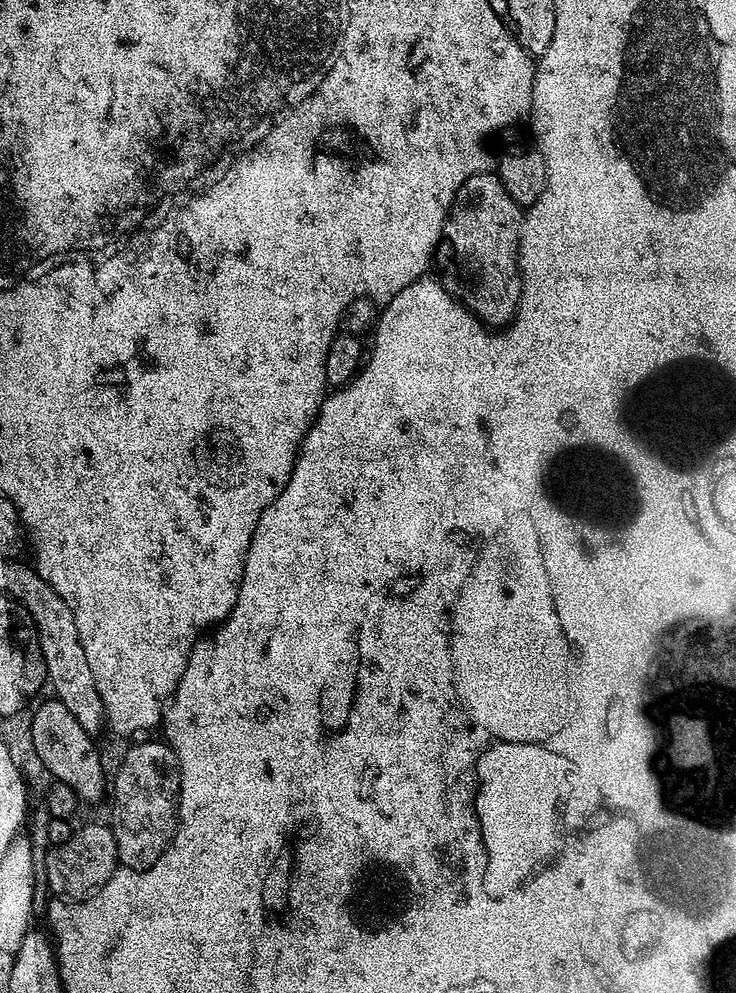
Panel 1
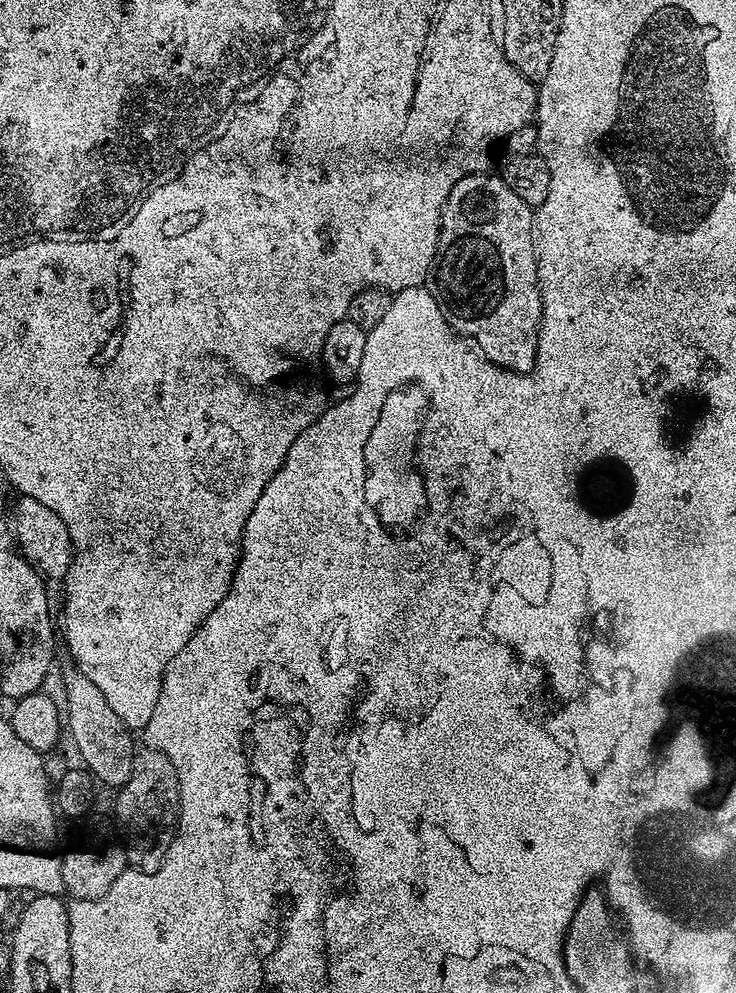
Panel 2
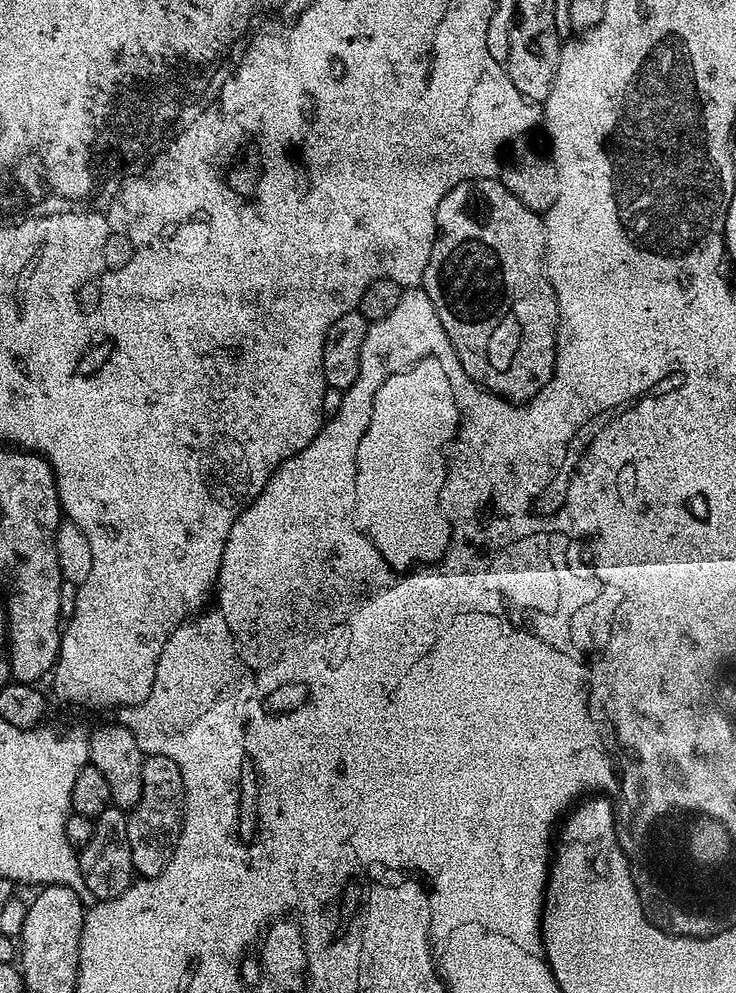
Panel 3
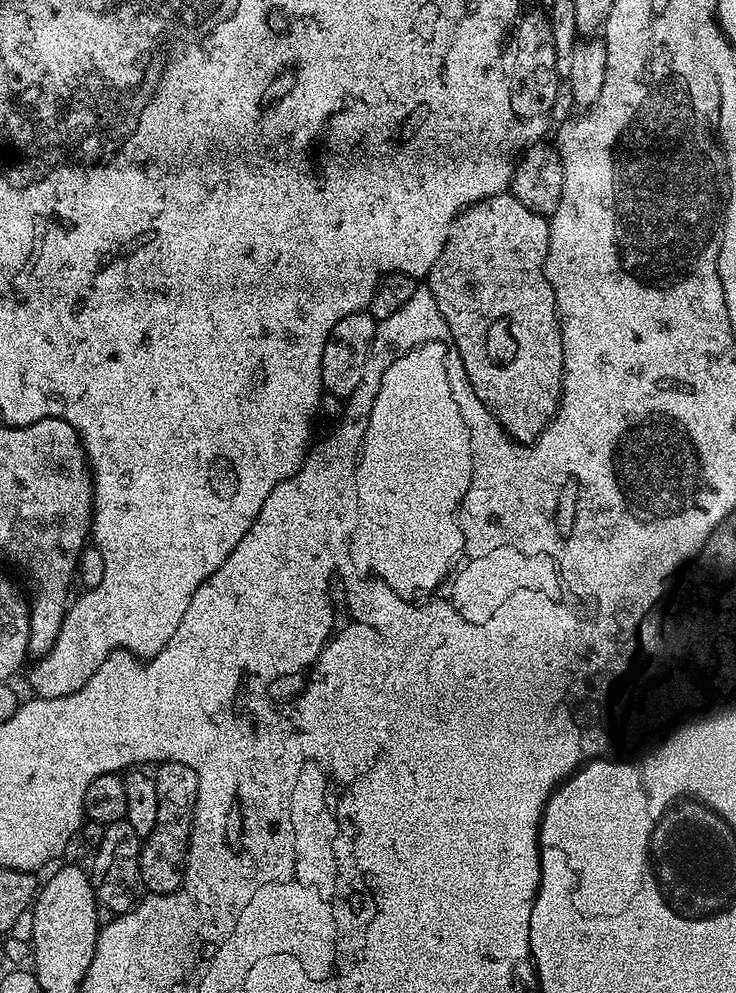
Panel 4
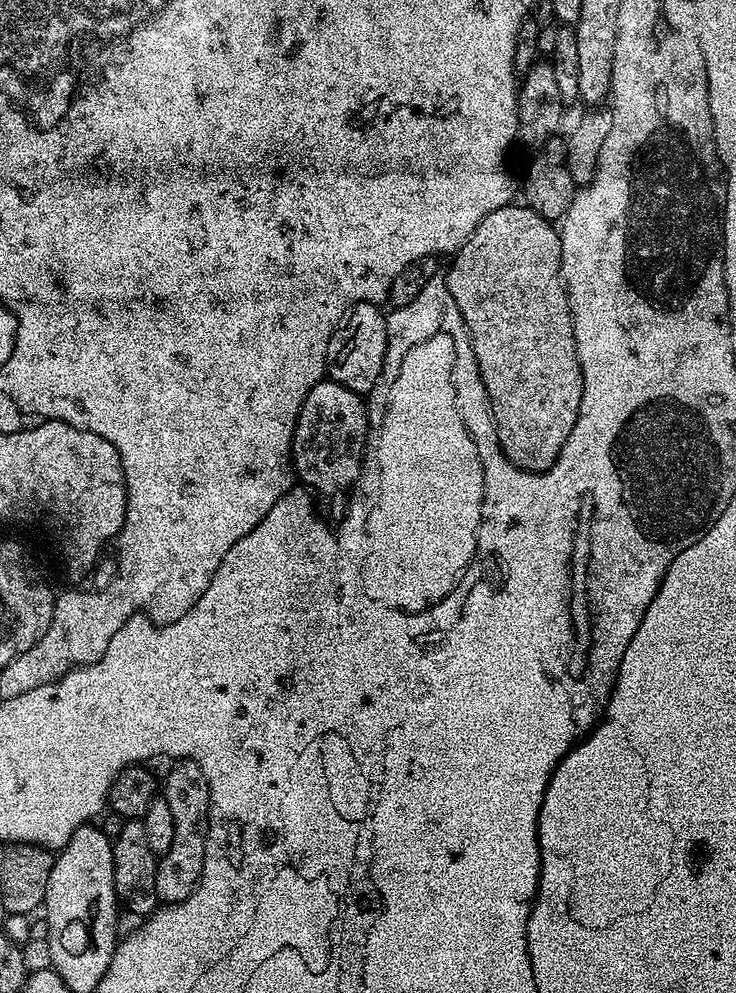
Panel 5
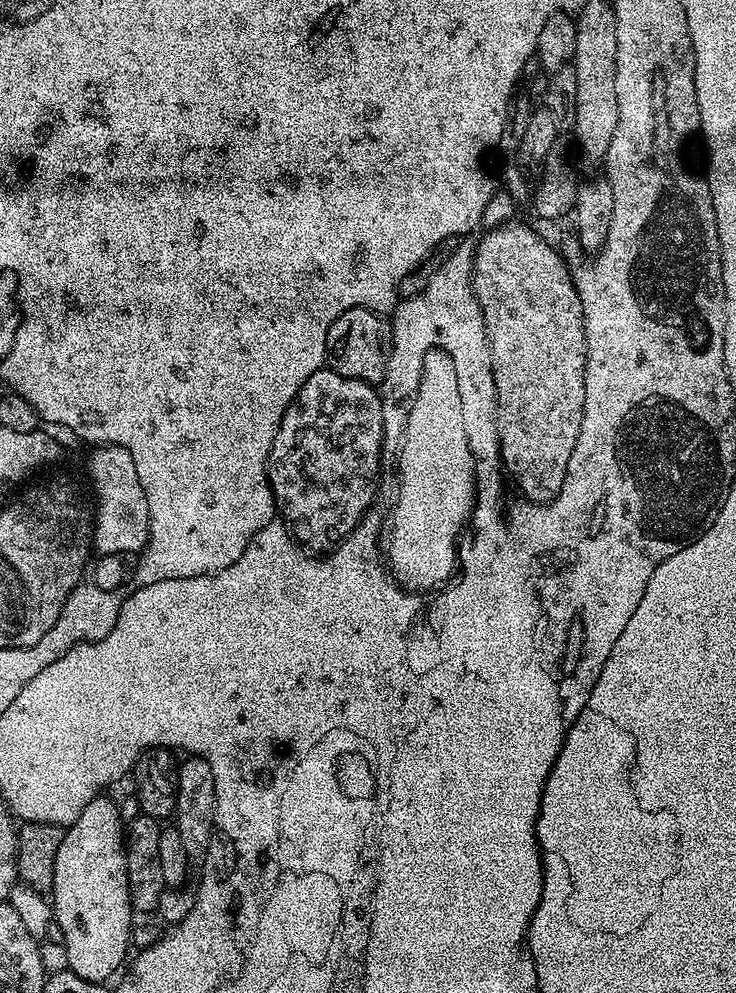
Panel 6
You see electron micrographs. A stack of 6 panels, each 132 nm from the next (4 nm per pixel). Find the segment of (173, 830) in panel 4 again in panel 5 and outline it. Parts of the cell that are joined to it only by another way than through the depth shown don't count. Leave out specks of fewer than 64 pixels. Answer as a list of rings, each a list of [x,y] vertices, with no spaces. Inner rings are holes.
[[[176,760],[173,765],[168,777],[162,780],[162,798],[170,806],[170,815],[174,817],[174,840],[170,842],[170,850],[157,859],[154,874],[156,899],[165,905],[190,898],[200,885],[208,833],[208,783],[206,774],[202,774],[202,766],[193,760]]]

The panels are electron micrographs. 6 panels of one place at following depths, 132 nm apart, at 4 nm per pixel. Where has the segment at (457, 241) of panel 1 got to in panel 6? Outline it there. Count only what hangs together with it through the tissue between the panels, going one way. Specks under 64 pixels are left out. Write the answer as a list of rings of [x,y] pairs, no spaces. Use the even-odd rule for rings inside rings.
[[[497,223],[487,229],[484,237],[479,237],[476,245],[476,257],[472,267],[472,289],[480,303],[480,309],[484,315],[484,325],[488,331],[488,345],[492,351],[492,373],[494,374],[494,386],[496,387],[496,432],[500,436],[500,458],[502,468],[516,479],[520,487],[519,495],[523,499],[534,504],[548,504],[562,490],[562,482],[568,473],[570,466],[570,454],[574,454],[574,442],[578,442],[578,430],[582,426],[582,414],[586,402],[586,334],[584,333],[584,311],[580,295],[576,289],[576,281],[573,273],[568,272],[564,260],[555,252],[553,245],[544,241],[535,227],[524,224]]]

